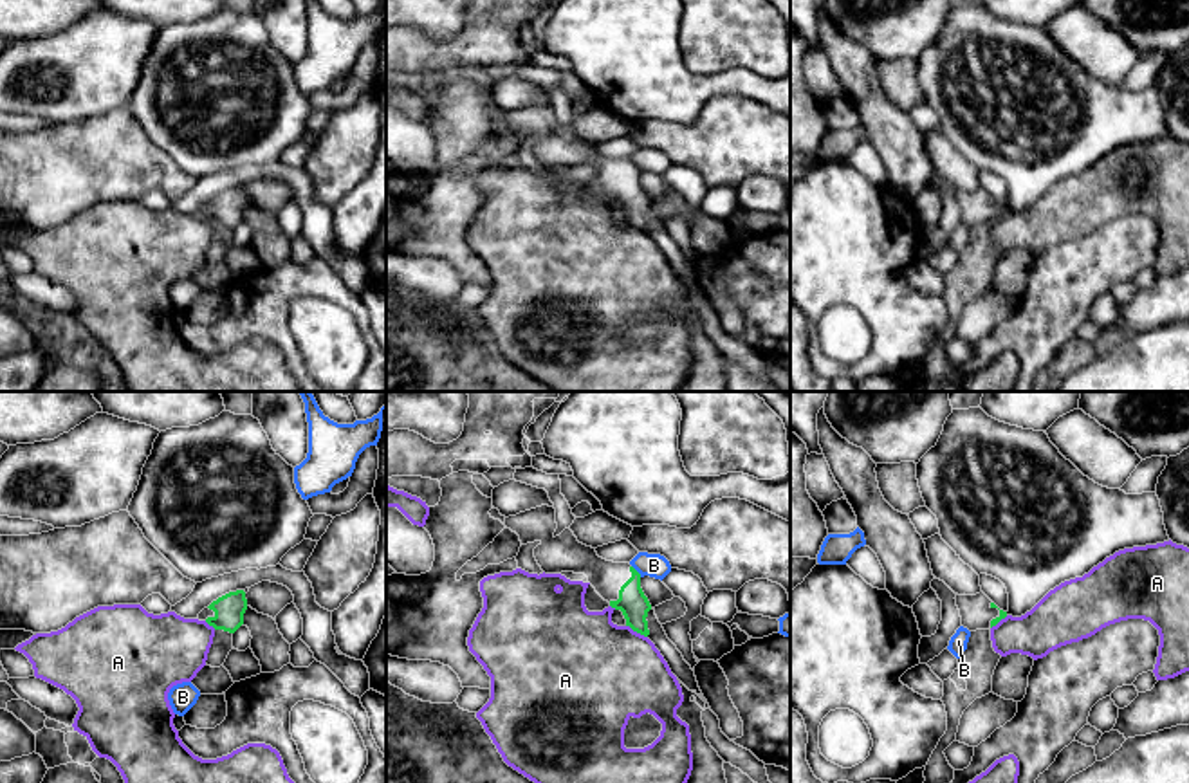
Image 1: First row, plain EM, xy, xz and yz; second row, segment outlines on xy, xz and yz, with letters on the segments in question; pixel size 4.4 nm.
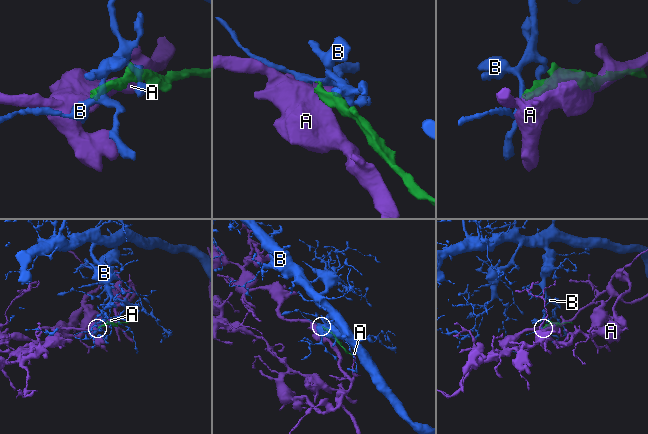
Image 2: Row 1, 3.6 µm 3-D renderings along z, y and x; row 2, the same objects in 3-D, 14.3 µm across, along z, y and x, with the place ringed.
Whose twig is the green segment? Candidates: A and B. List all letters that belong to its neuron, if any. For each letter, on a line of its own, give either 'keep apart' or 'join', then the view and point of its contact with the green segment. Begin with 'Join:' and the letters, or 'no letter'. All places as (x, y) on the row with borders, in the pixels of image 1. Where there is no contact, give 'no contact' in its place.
Join: no letter
A: keep apart; meets green in xz at (637, 632)
B: keep apart; meets green in xz at (635, 571)

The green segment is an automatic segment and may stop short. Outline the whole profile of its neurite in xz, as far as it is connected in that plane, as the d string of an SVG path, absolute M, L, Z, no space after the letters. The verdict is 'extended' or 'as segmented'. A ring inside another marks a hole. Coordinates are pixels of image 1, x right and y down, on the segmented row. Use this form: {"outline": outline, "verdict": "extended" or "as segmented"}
{"outline": "M541 505L505 518L507 529L520 536L521 545L538 541L534 557L545 574L585 574L595 592L621 610L626 626L648 637L651 604L641 588L641 574L630 563L613 563L597 556L595 548L577 541L570 529L556 536L556 509Z", "verdict": "extended"}

